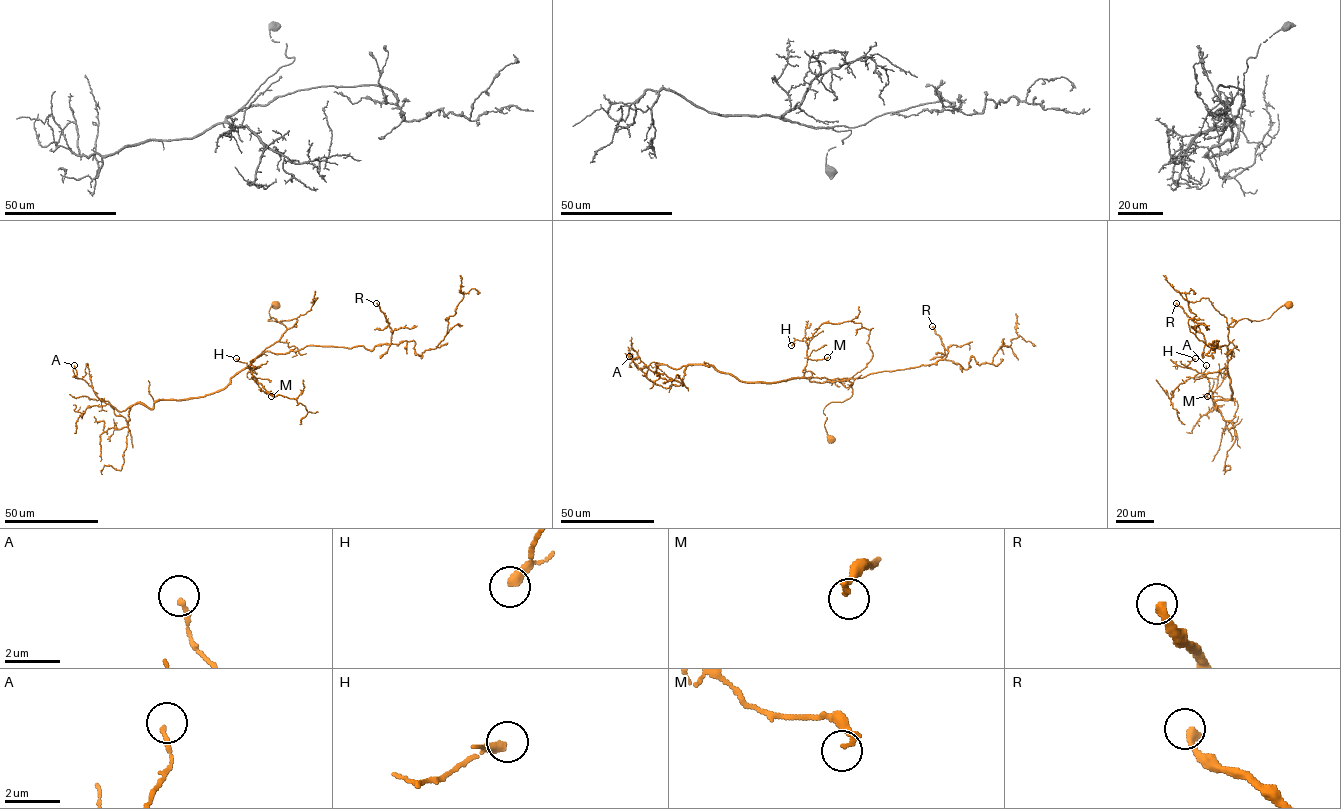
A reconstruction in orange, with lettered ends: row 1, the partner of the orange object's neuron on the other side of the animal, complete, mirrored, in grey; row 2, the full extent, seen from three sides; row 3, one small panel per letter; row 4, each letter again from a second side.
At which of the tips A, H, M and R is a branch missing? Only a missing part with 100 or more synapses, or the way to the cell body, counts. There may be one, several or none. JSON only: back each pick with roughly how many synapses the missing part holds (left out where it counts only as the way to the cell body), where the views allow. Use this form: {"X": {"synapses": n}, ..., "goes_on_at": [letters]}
{"R": {"synapses": 140}, "goes_on_at": ["R"]}

